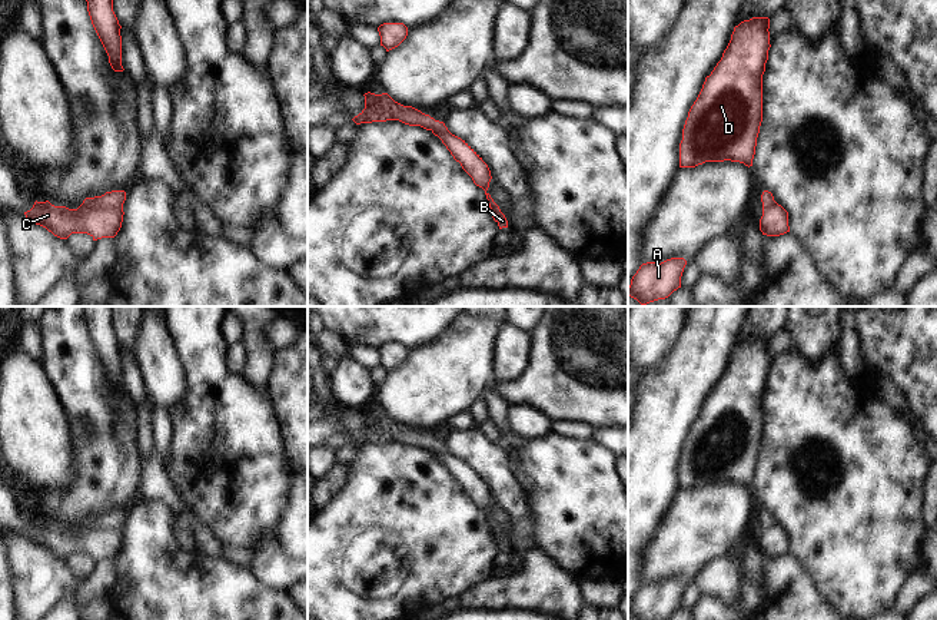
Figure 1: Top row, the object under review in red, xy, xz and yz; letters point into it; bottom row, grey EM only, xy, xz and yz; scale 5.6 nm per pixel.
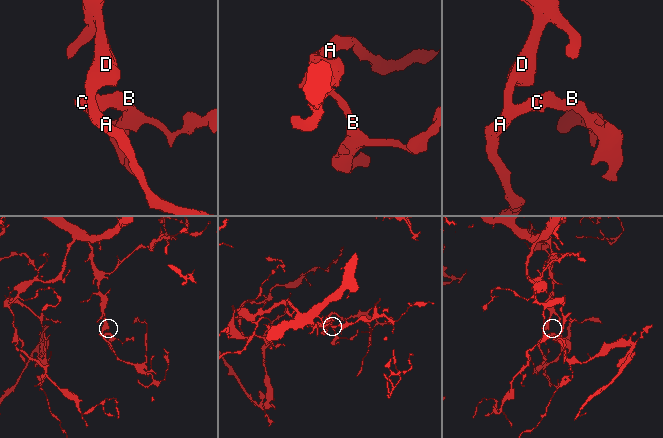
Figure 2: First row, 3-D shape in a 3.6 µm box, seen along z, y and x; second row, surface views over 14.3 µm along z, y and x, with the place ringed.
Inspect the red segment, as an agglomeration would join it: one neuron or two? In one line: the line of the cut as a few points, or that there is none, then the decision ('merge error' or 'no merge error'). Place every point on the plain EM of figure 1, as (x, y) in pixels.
no cut; no merge error

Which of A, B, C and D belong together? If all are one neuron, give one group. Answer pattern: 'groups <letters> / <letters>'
groups A B C D

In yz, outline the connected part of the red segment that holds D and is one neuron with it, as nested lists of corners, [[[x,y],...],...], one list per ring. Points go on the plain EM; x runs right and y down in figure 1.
[[[752,338],[734,348],[731,361],[688,432],[680,464],[680,488],[705,483],[740,483],[752,487],[762,442],[762,395],[768,381],[770,339]]]

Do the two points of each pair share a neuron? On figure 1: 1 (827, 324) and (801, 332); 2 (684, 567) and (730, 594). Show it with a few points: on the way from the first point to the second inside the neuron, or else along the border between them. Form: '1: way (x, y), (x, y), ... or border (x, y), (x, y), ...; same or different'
1: way (821, 324), (817, 324), (807, 332); same
2: border (727, 556), (714, 559), (693, 582); different

